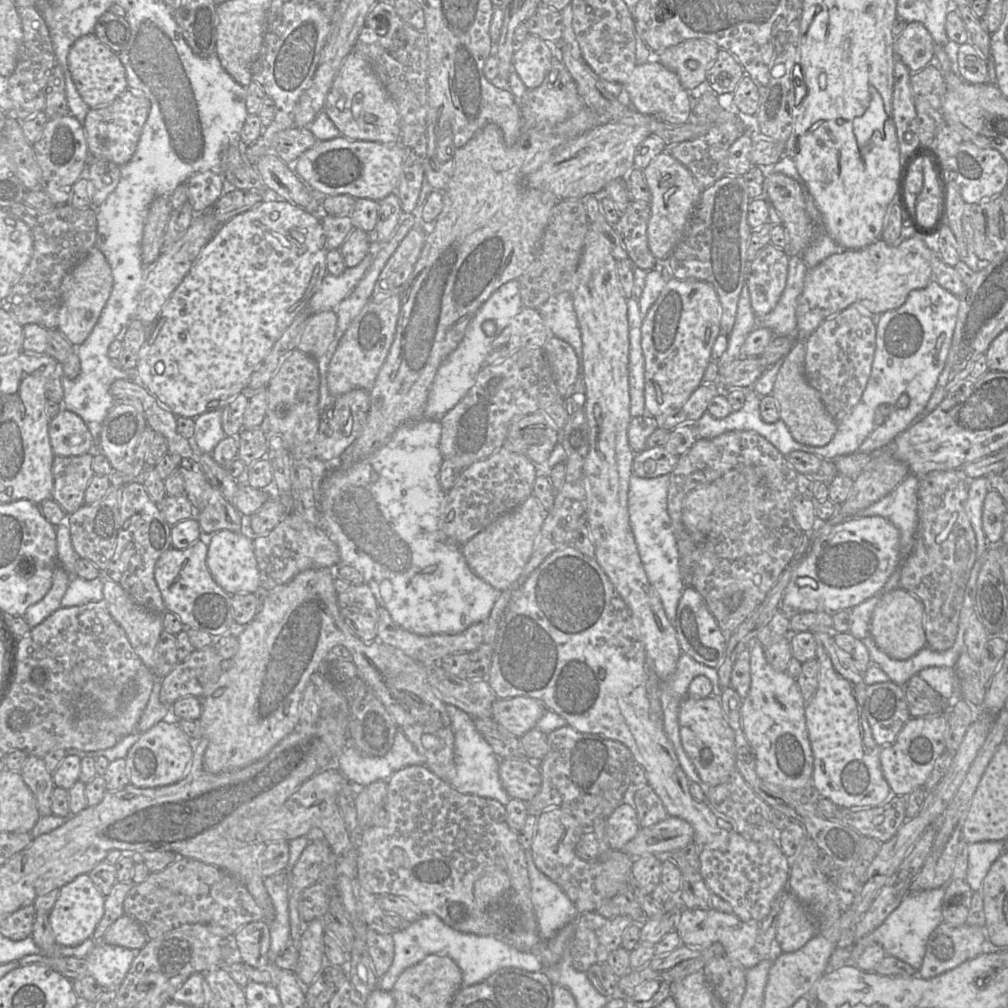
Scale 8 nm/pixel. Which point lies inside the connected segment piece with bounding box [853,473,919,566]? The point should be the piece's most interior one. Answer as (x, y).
(900, 507)

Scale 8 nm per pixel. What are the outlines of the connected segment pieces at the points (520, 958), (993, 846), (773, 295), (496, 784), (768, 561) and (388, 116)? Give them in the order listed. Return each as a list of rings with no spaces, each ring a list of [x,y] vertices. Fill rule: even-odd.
[[[435,914],[422,915],[404,930],[393,931],[394,959],[389,970],[379,979],[378,987],[392,991],[401,973],[431,954],[448,956],[462,972],[462,987],[467,987],[487,979],[497,970],[515,967],[529,972],[542,971],[543,966],[533,952],[522,952],[505,942],[503,938],[463,933],[445,924]]]
[[[982,841],[968,845],[966,882],[973,892],[979,891],[993,862],[1004,851],[1004,841]]]
[[[769,243],[750,263],[749,294],[757,319],[771,312],[786,286],[789,257]]]
[[[446,704],[454,733],[454,762],[456,772],[448,782],[457,791],[498,800],[506,805],[511,797],[503,788],[499,776],[500,758],[476,729],[473,718],[462,709]]]
[[[729,431],[725,432],[712,439],[698,438],[696,442],[684,454],[678,456],[678,462],[670,475],[670,485],[667,494],[667,510],[671,519],[675,540],[679,552],[679,557],[682,559],[684,567],[692,564],[692,580],[693,586],[698,593],[703,597],[709,611],[716,619],[719,627],[725,634],[731,634],[765,599],[771,587],[778,580],[784,569],[790,564],[795,554],[799,550],[804,532],[798,526],[791,513],[791,503],[794,496],[797,494],[797,475],[798,473],[789,466],[785,456],[782,455],[769,441],[759,435],[755,431]],[[717,479],[723,479],[725,483],[725,496],[720,499],[712,512],[710,521],[710,529],[705,540],[701,544],[696,544],[682,521],[682,504],[685,496],[703,485],[709,484]]]
[[[352,51],[342,64],[326,97],[324,111],[349,139],[375,141],[383,144],[398,143],[401,122],[396,104],[368,61]]]

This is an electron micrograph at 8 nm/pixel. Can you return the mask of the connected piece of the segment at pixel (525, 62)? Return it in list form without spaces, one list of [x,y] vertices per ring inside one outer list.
[[[529,34],[523,43],[516,45],[513,70],[527,89],[539,87],[551,70],[556,49],[540,37]]]

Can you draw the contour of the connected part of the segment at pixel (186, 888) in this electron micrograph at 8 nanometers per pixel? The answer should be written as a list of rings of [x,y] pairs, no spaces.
[[[178,857],[165,869],[150,873],[142,883],[133,884],[124,900],[123,908],[125,914],[140,923],[150,940],[183,924],[194,923],[219,926],[232,937],[242,926],[264,919],[263,910],[238,878],[218,866],[188,857]]]

